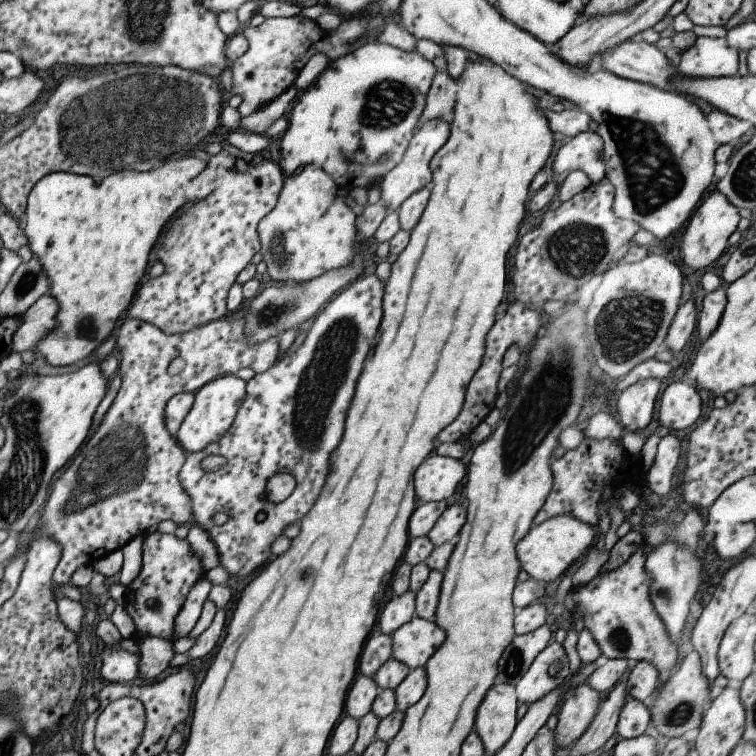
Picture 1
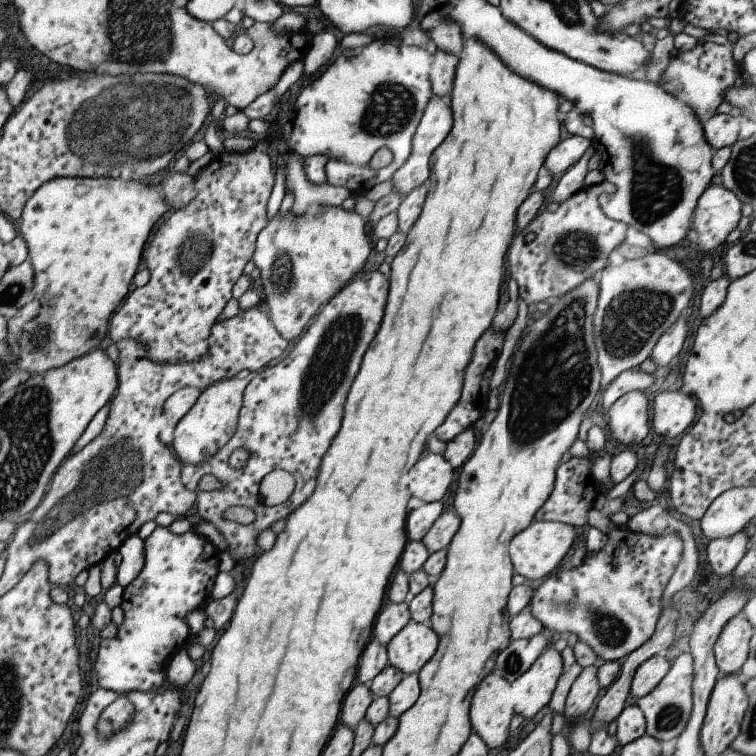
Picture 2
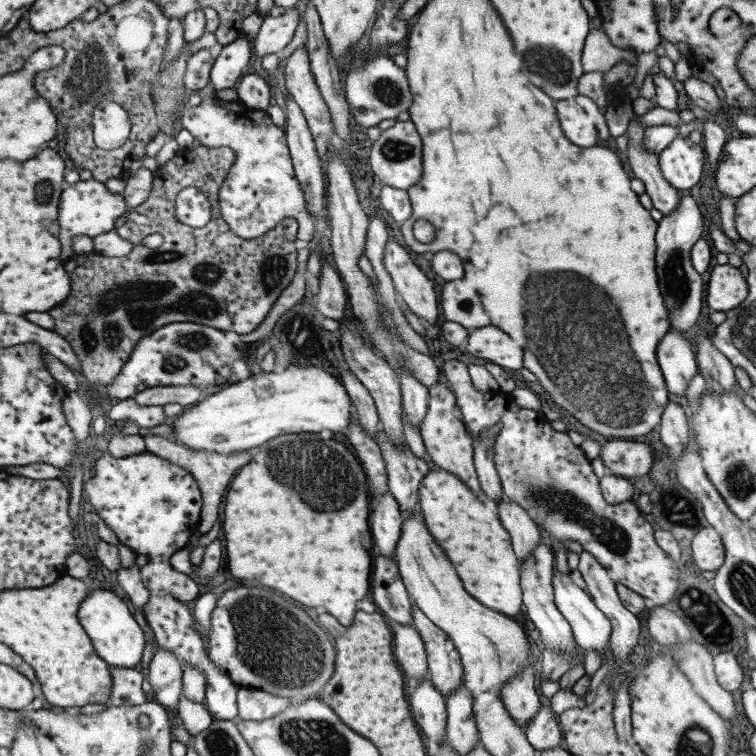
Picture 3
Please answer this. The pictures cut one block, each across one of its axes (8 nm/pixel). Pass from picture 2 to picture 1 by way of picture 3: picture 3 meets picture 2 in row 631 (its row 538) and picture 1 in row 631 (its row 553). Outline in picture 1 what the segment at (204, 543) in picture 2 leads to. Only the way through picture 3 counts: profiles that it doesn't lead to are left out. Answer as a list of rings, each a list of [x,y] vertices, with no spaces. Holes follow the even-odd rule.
[[[154,531],[142,540],[141,568],[135,580],[125,587],[123,608],[135,627],[134,641],[143,636],[174,641],[173,622],[191,586],[204,576],[201,560],[191,552],[187,539]]]

